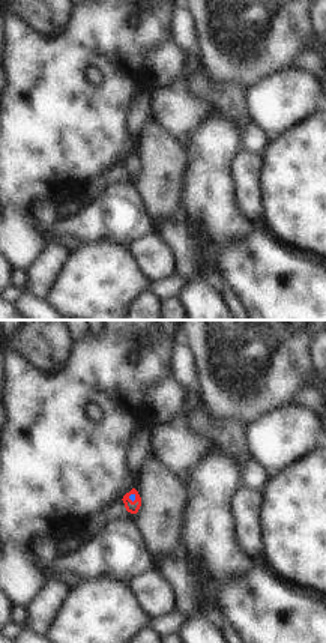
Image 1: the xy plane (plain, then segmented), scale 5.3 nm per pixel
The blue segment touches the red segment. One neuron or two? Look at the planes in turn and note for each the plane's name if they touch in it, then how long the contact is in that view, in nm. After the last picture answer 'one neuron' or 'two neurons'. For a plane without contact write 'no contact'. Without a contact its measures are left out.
contact in xy; length 60 nm

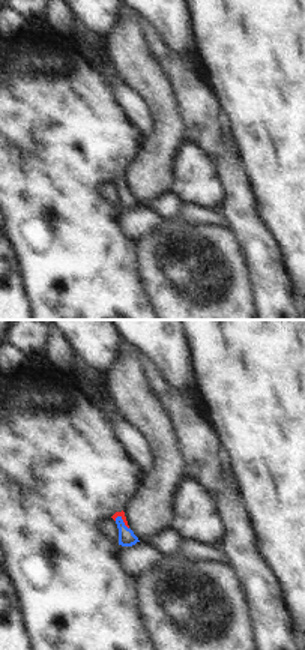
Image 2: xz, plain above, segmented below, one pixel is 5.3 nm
contact in xz; length 100 nm

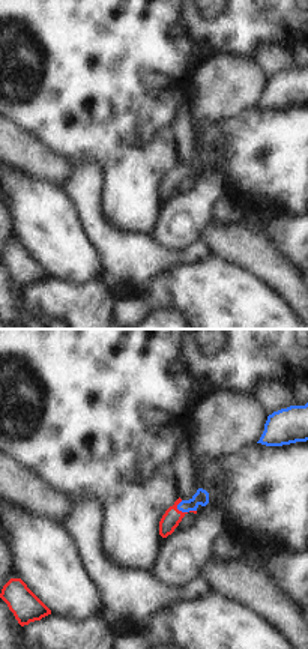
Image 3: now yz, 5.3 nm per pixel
contact in yz; length 120 nm

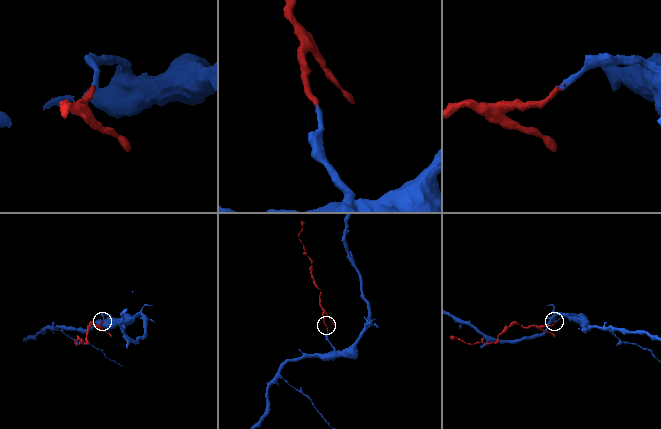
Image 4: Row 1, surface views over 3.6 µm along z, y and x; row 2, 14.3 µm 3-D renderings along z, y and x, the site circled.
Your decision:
one neuron

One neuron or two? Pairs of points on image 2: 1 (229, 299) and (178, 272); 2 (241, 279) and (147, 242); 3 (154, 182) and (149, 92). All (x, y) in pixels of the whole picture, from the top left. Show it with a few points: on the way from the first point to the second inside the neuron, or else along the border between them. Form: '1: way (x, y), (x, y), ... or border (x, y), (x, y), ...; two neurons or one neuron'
1: way (217, 299), (212, 299), (190, 276); one neuron
2: way (218, 278), (196, 278), (170, 258); one neuron
3: way (154, 159), (161, 146), (161, 114); one neuron

